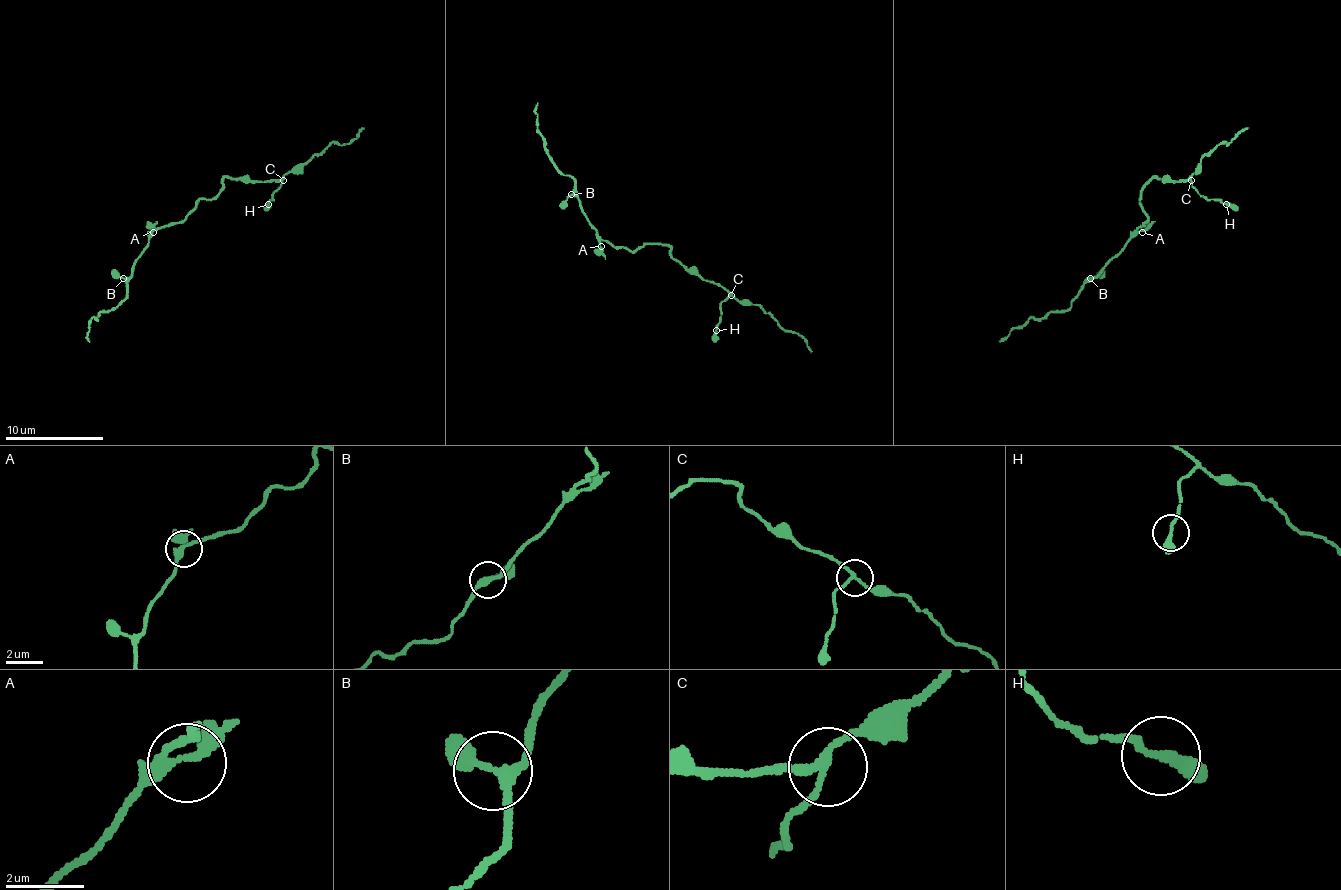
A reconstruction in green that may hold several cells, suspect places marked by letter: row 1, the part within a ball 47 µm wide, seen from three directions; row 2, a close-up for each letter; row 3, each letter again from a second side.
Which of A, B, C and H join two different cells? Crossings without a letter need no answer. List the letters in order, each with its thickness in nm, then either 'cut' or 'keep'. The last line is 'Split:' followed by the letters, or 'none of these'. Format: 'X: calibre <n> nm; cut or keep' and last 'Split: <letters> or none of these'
A: calibre 280 nm; keep
B: calibre 240 nm; keep
C: calibre 160 nm; keep
H: calibre 280 nm; keep
Split: none of these

